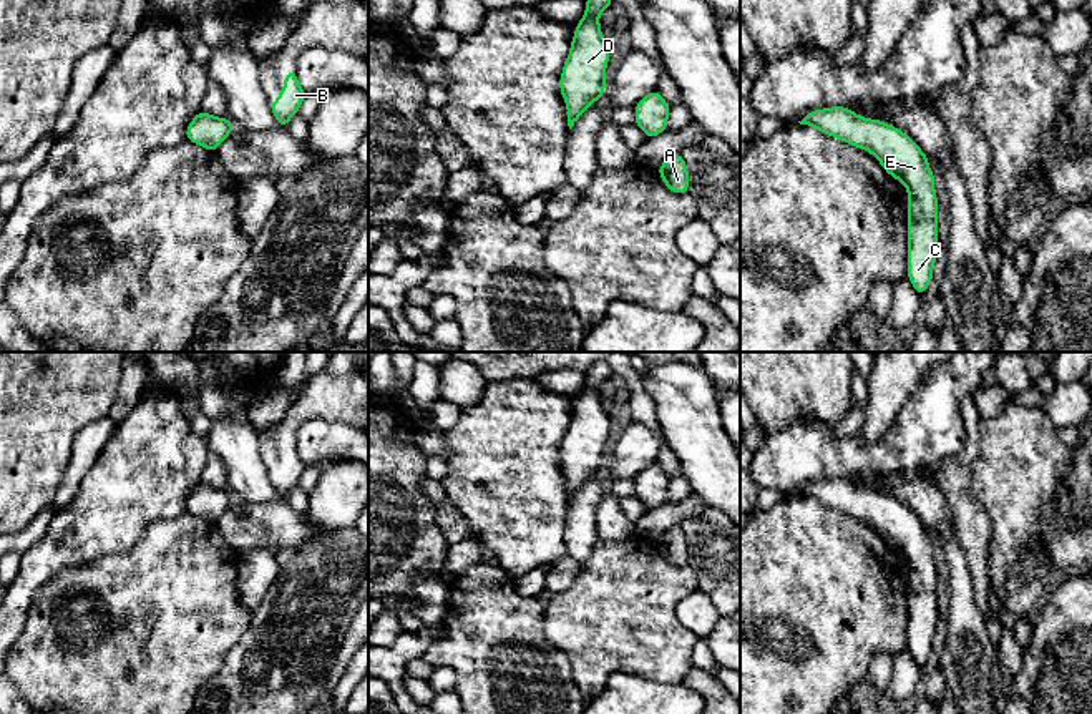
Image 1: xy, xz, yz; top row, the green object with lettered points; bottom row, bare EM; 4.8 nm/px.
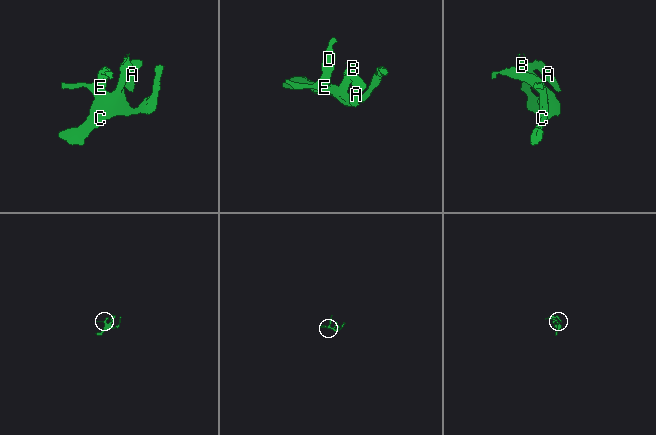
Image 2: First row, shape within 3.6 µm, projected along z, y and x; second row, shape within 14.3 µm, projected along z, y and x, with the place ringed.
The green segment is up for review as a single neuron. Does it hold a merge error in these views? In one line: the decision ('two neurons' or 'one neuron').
one neuron

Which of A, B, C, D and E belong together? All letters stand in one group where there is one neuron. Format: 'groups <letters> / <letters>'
groups A B C D E

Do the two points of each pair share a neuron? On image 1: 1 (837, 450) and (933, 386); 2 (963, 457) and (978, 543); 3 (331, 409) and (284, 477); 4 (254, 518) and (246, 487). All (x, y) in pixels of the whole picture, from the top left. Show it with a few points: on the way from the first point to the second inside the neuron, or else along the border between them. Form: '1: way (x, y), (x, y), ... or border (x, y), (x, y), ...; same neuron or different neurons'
1: way (865, 452), (887, 452), (925, 414); same neuron
2: way (961, 479), (961, 503), (971, 522); same neuron
3: way (307, 409), (284, 430), (284, 454); same neuron
4: border (236, 498), (249, 502), (279, 500); different neurons

